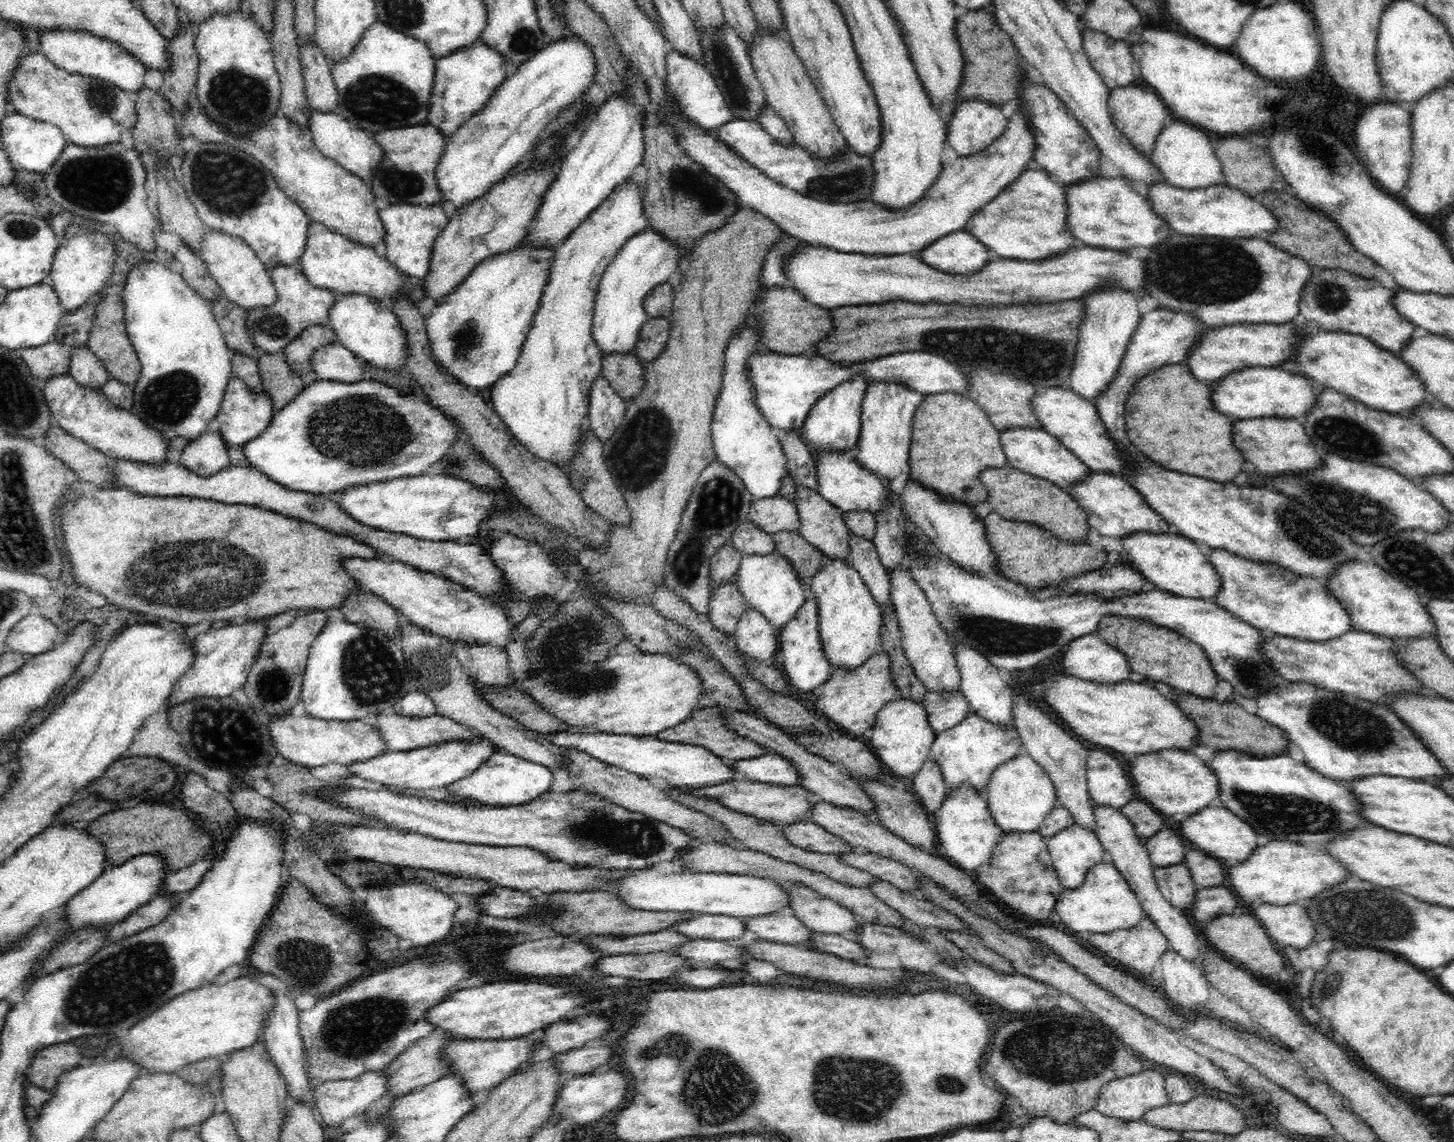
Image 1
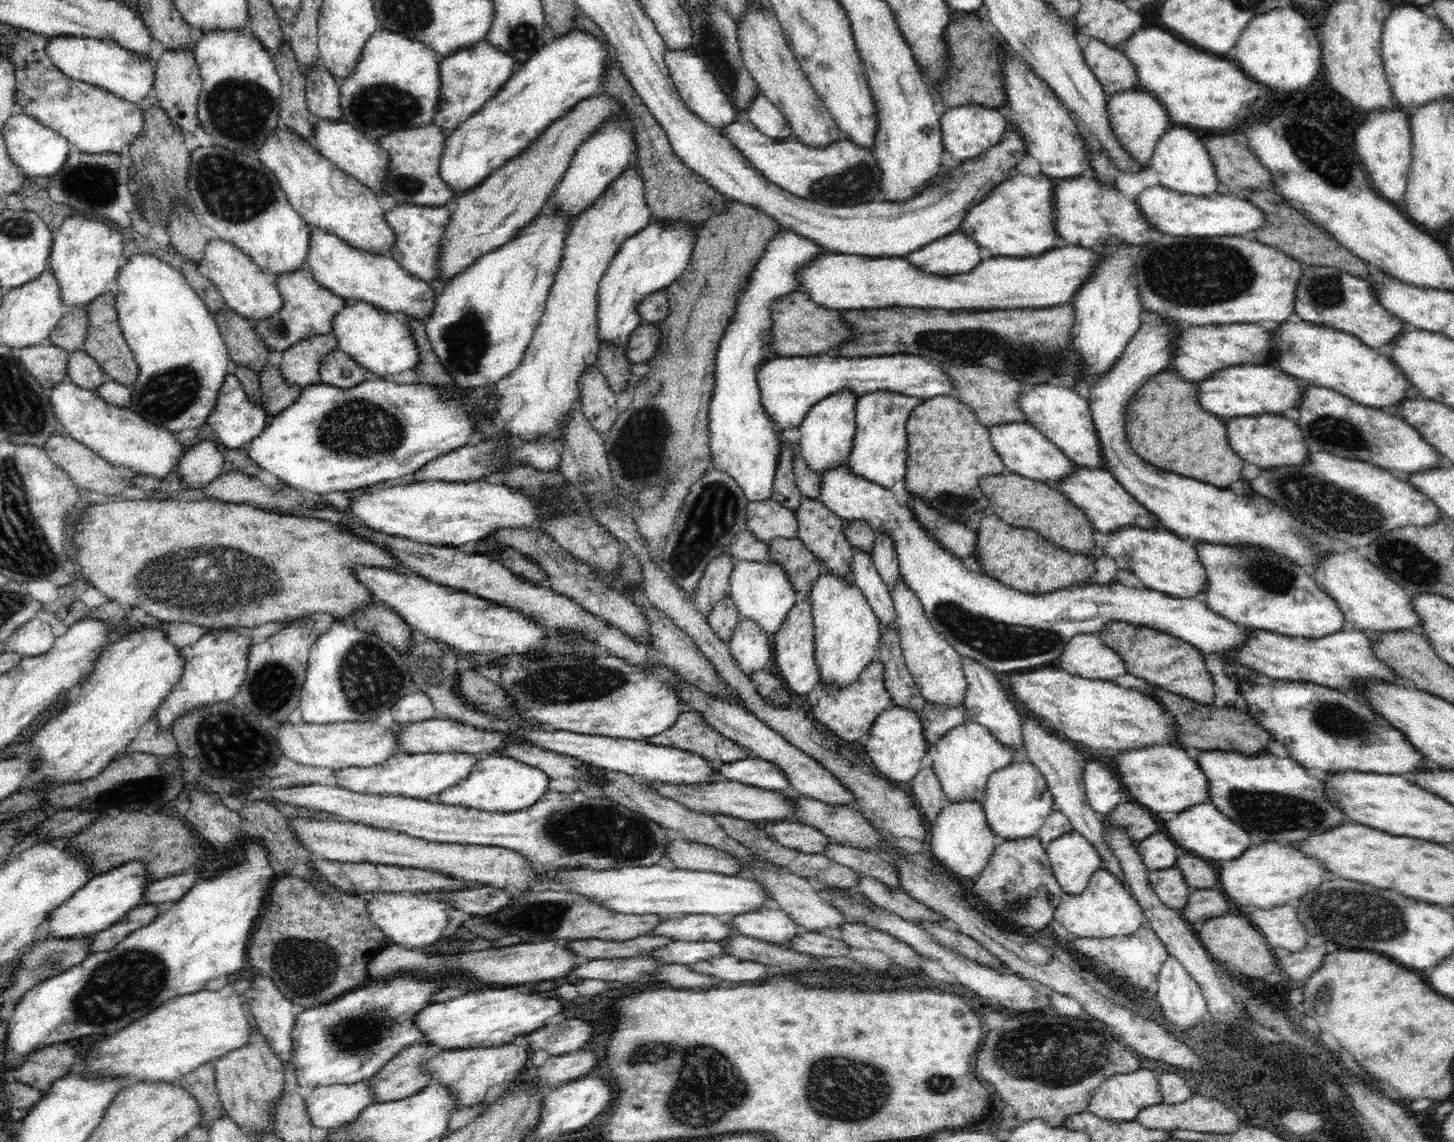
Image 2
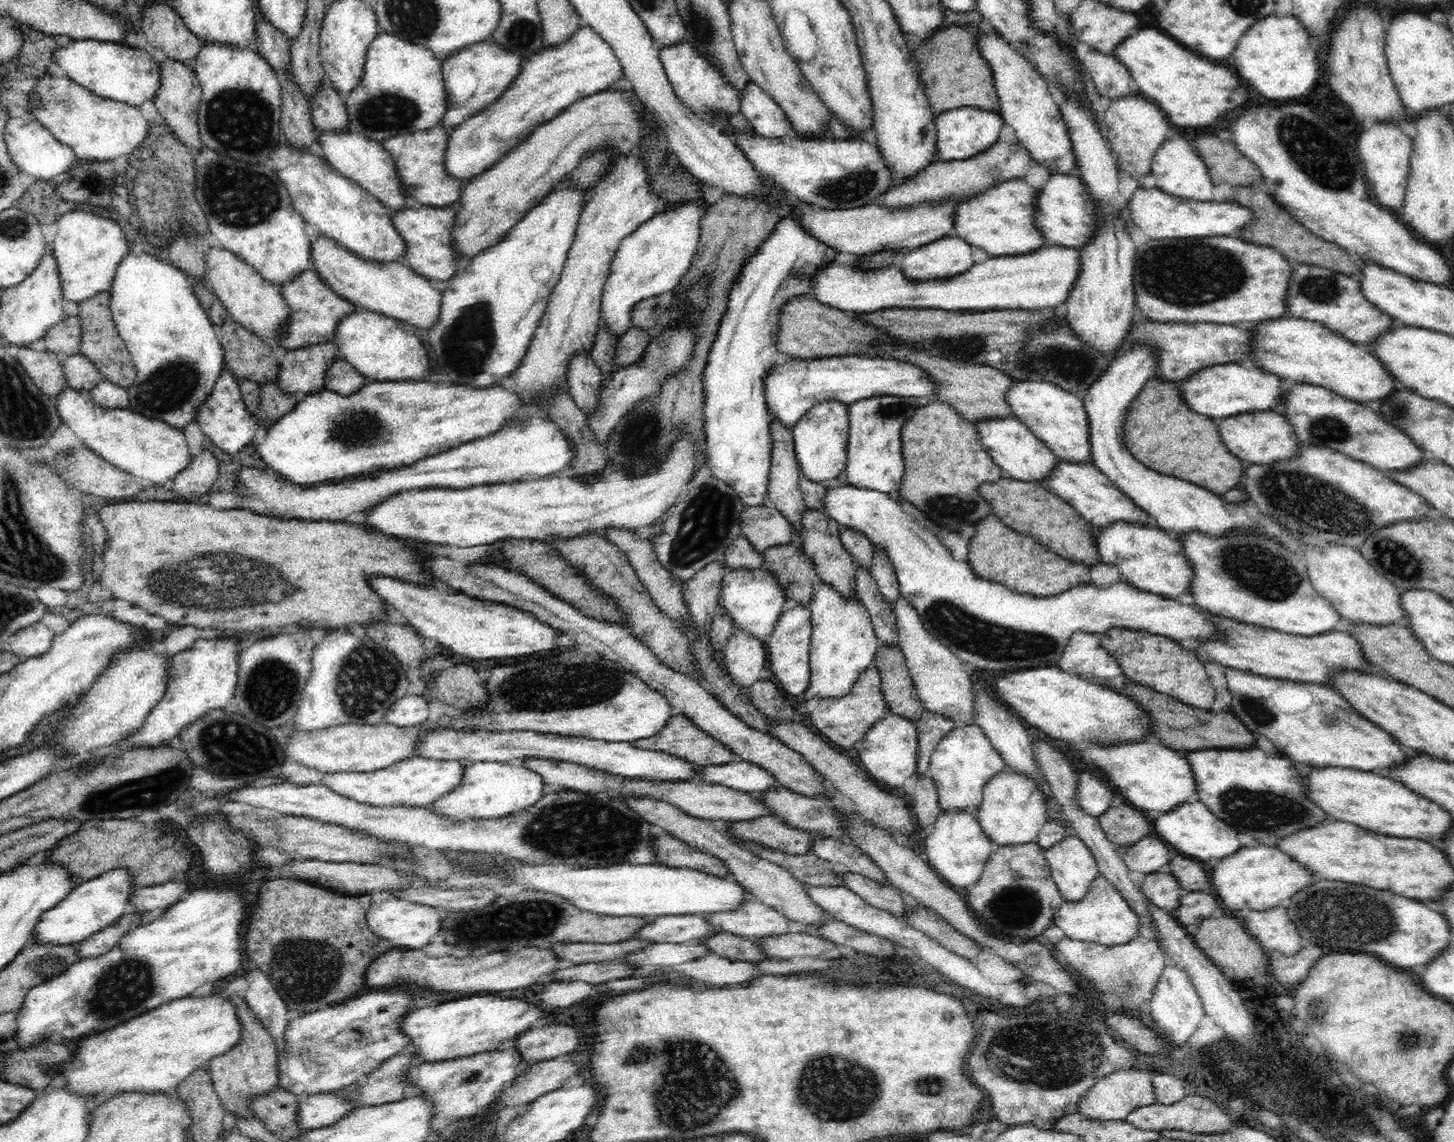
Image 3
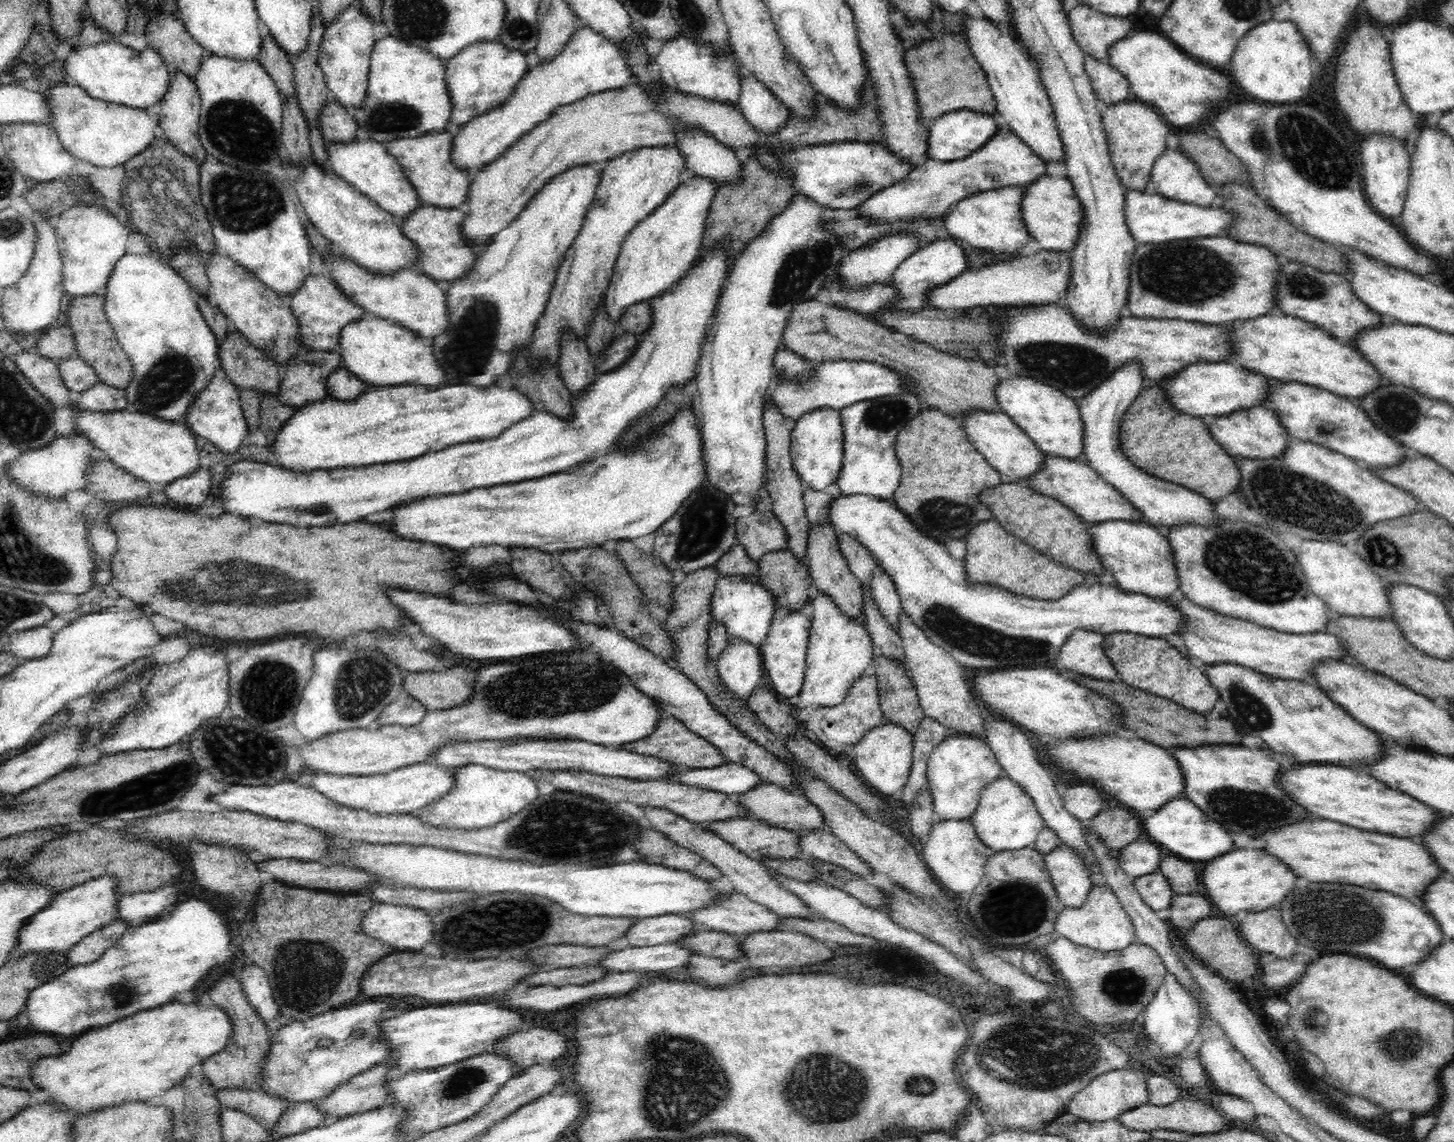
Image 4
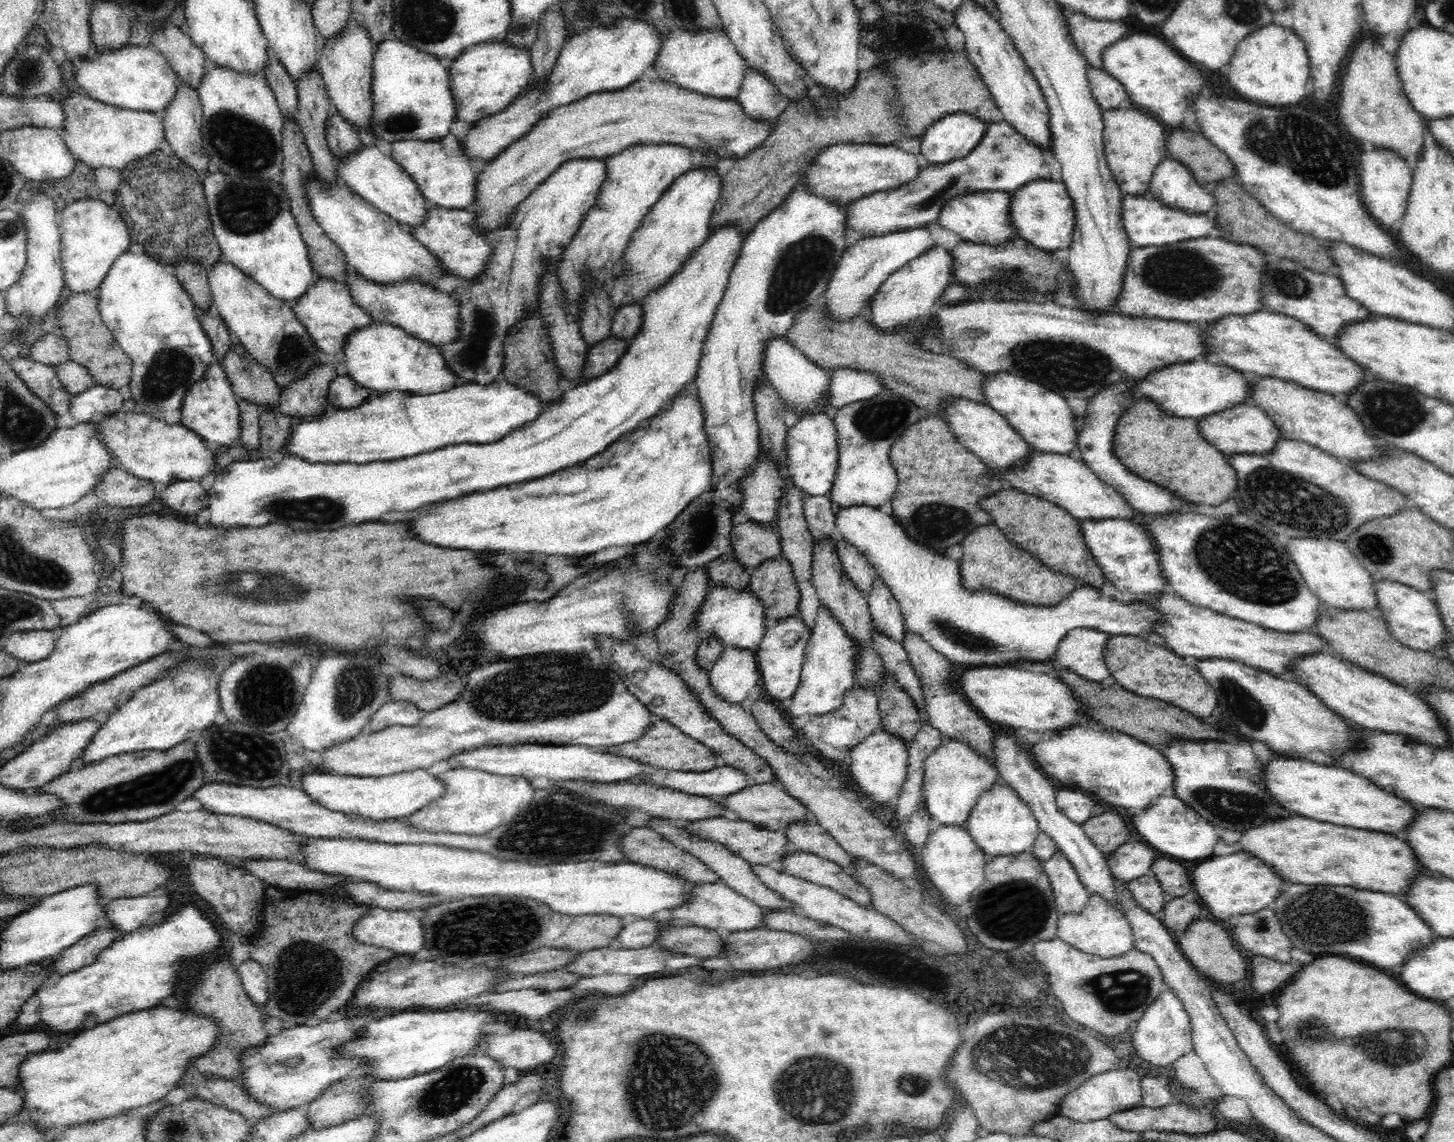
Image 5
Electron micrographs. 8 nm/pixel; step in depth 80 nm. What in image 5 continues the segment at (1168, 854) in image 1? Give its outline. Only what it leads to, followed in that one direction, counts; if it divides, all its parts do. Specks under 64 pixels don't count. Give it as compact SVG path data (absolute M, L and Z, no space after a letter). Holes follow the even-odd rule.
M1136 838L1107 855L1110 874L1127 882L1150 874L1151 864L1156 858L1160 856L1155 849Z

